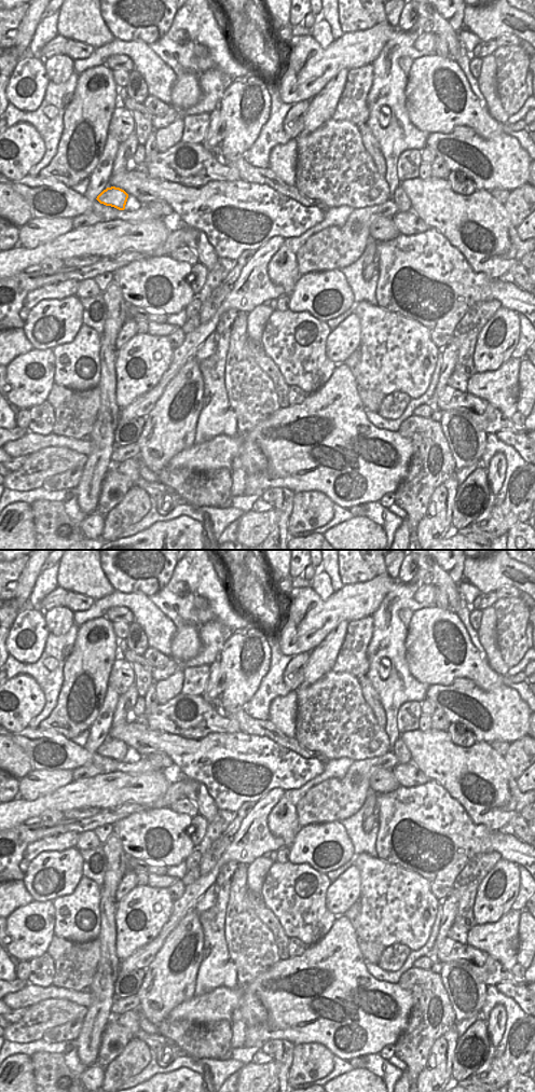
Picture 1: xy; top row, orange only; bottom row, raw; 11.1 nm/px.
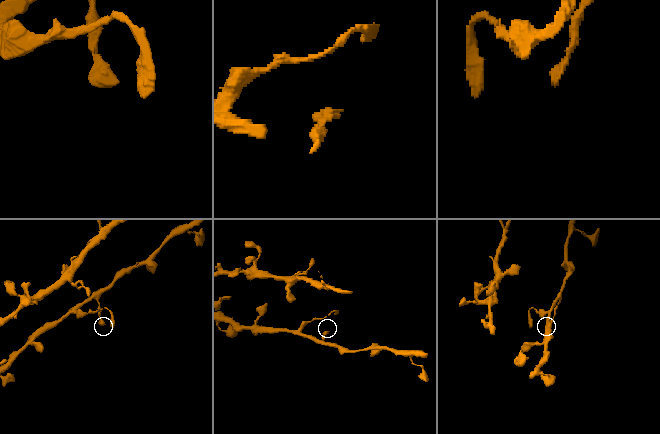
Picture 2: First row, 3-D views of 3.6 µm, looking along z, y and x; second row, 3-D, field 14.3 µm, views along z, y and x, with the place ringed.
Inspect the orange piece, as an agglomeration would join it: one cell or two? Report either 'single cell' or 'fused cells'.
fused cells

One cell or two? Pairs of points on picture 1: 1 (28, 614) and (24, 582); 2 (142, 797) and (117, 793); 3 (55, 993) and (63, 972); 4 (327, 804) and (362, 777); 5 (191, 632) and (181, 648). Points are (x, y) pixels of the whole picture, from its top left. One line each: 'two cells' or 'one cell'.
1: two cells
2: one cell
3: two cells
4: one cell
5: one cell

